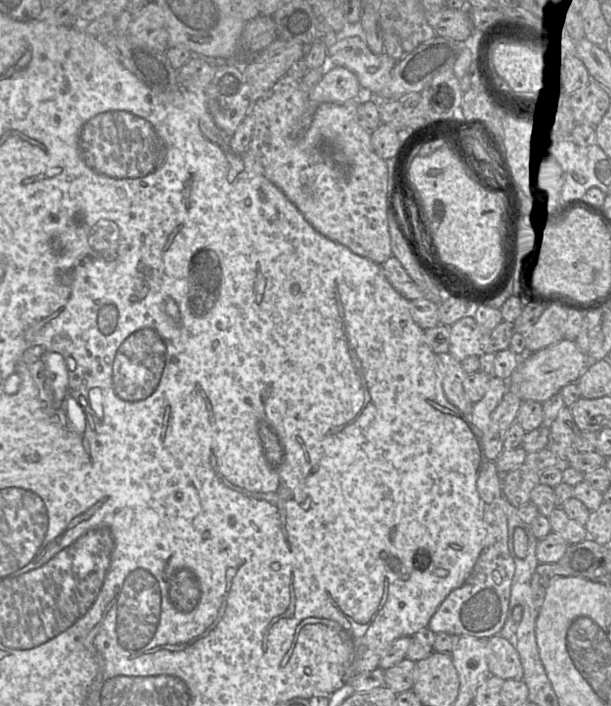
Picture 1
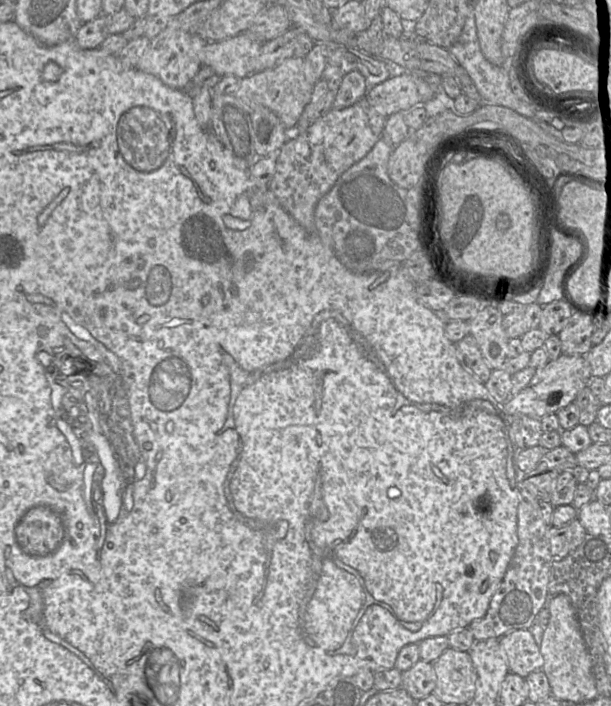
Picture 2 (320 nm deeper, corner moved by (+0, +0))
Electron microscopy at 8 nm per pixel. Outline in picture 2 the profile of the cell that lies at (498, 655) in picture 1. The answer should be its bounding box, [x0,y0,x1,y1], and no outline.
[499,629,542,678]

